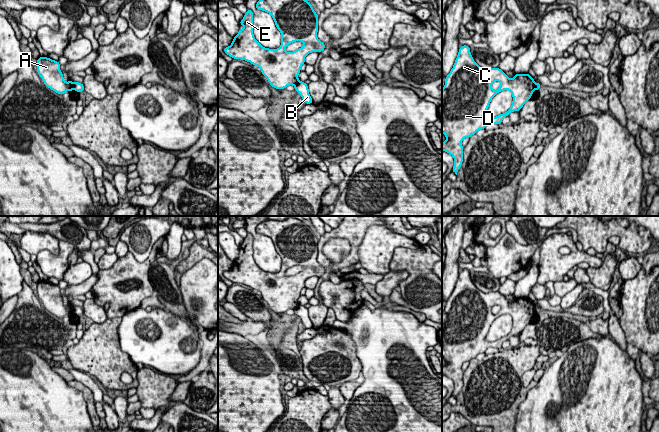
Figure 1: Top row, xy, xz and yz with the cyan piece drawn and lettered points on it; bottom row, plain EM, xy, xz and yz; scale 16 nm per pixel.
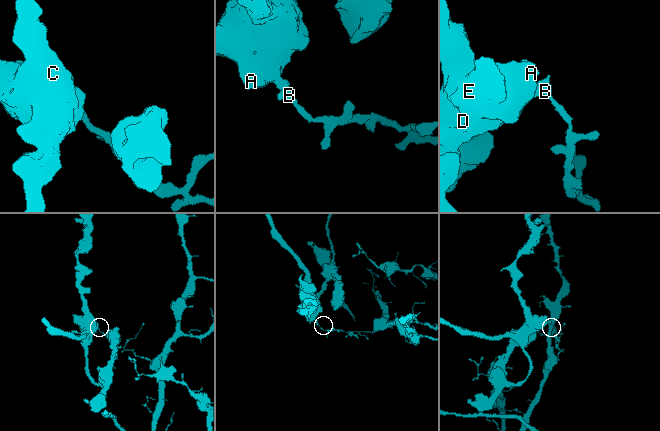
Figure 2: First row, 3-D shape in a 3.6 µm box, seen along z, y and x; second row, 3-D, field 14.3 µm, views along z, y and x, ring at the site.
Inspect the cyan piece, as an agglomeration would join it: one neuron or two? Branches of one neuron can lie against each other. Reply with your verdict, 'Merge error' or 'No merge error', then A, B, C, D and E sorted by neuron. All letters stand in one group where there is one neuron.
Merge error. Groups: A C D E / B

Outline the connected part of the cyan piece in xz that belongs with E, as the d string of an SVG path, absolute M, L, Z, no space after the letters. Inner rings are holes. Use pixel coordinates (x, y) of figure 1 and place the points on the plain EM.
M289 216L283 221L268 220L257 225L256 233L269 237L275 246L277 253L281 257L281 269L278 273L263 271L253 258L253 236L247 233L243 243L239 246L243 253L239 253L238 258L233 262L230 270L223 275L233 283L241 283L258 290L269 308L275 313L285 313L289 309L296 309L299 306L298 298L301 290L305 288L305 280L312 276L320 277L325 273L325 268L317 261L318 239L314 235L311 227L303 221ZM296 265L303 266L304 269L293 275L286 276L286 271Z

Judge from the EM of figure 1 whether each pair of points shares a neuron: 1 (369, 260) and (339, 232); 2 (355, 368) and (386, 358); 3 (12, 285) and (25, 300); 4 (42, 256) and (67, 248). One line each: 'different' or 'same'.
1: different
2: different
3: different
4: same

